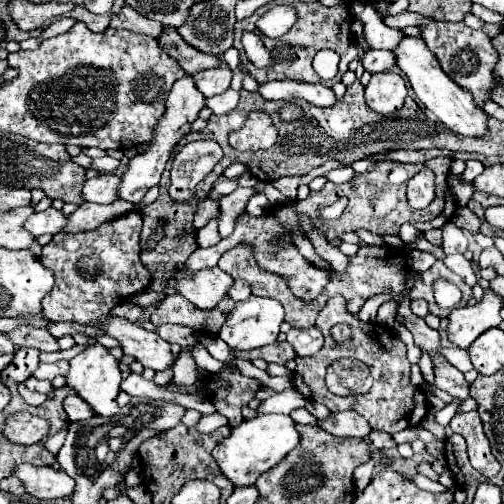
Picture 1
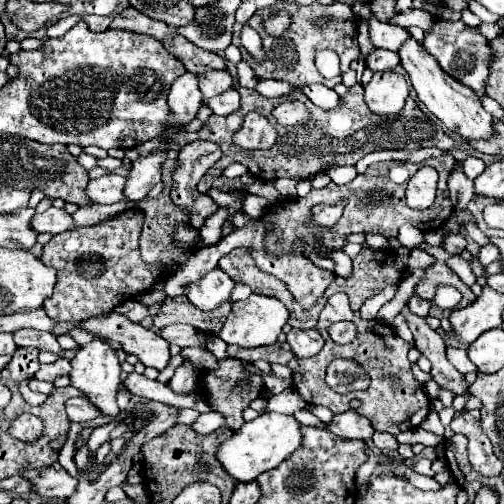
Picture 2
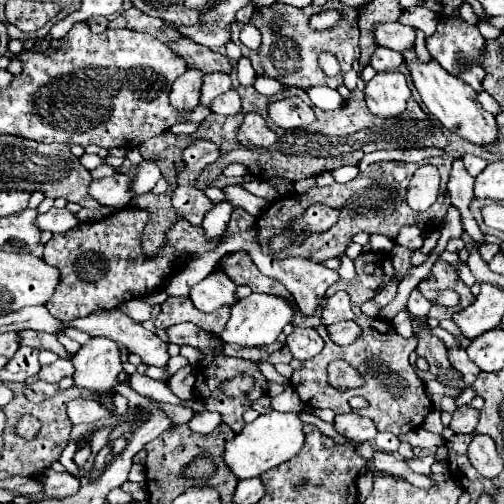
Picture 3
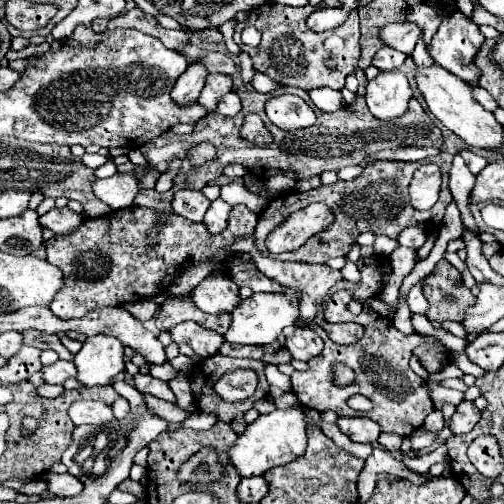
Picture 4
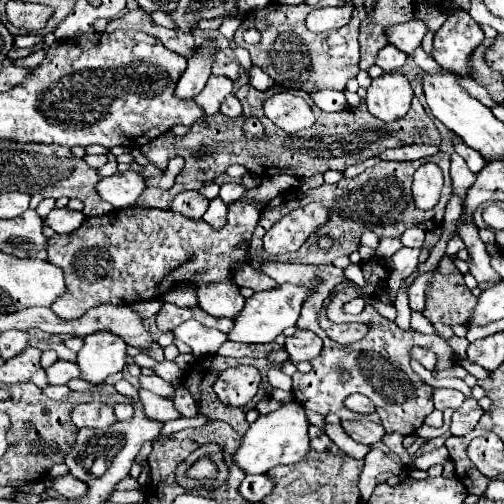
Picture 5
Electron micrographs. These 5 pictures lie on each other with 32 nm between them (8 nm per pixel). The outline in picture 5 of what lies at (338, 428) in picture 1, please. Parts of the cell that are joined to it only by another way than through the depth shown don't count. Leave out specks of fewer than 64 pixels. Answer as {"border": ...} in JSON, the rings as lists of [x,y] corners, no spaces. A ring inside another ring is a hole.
{"border":[[[350,420],[350,422],[342,422],[342,426],[344,426],[344,430],[356,440],[356,442],[360,442],[360,444],[366,444],[366,446],[376,446],[376,444],[380,444],[382,442],[382,438],[384,438],[384,428],[380,426],[380,424],[374,424],[374,422],[354,422],[354,420]]]}

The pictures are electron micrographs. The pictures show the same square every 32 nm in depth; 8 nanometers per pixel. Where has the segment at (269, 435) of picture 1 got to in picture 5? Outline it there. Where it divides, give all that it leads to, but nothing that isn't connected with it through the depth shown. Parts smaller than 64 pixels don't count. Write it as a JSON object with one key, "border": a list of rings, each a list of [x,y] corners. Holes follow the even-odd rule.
{"border":[[[294,402],[290,406],[282,406],[276,412],[260,416],[254,424],[250,424],[248,432],[242,436],[240,448],[234,454],[234,460],[246,474],[262,474],[280,464],[296,464],[310,450],[308,428],[310,422],[300,404]]]}

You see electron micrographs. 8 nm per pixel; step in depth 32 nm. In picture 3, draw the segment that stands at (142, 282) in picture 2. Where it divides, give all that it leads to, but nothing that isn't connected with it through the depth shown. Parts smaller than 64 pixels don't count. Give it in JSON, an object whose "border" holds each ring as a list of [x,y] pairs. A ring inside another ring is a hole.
{"border":[[[128,206],[124,210],[108,214],[102,220],[84,222],[68,234],[54,234],[44,246],[44,260],[60,270],[62,280],[52,300],[46,304],[52,316],[62,322],[68,322],[74,318],[88,316],[96,310],[116,308],[128,300],[146,298],[154,292],[160,292],[188,260],[216,250],[232,234],[252,230],[256,226],[256,218],[238,206],[232,212],[226,232],[212,240],[206,238],[202,226],[194,226],[184,218],[176,218],[176,222],[166,230],[164,246],[154,256],[144,256],[142,250],[142,236],[148,224],[150,212],[136,206]],[[182,256],[188,260],[180,260]]]}

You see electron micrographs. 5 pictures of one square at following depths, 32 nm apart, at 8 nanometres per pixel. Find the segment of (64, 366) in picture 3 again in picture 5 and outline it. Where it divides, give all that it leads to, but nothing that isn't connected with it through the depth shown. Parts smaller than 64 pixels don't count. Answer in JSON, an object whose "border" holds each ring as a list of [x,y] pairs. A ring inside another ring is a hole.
{"border":[[[54,362],[46,368],[50,384],[68,384],[74,378],[80,378],[80,368],[74,362]]]}

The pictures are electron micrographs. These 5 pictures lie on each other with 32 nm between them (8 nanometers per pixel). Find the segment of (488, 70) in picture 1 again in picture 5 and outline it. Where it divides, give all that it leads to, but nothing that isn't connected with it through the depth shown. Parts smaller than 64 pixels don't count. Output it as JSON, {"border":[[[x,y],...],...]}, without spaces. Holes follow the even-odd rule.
{"border":[[[464,10],[454,12],[434,36],[434,60],[458,76],[470,76],[468,56],[484,40],[480,24]]]}

